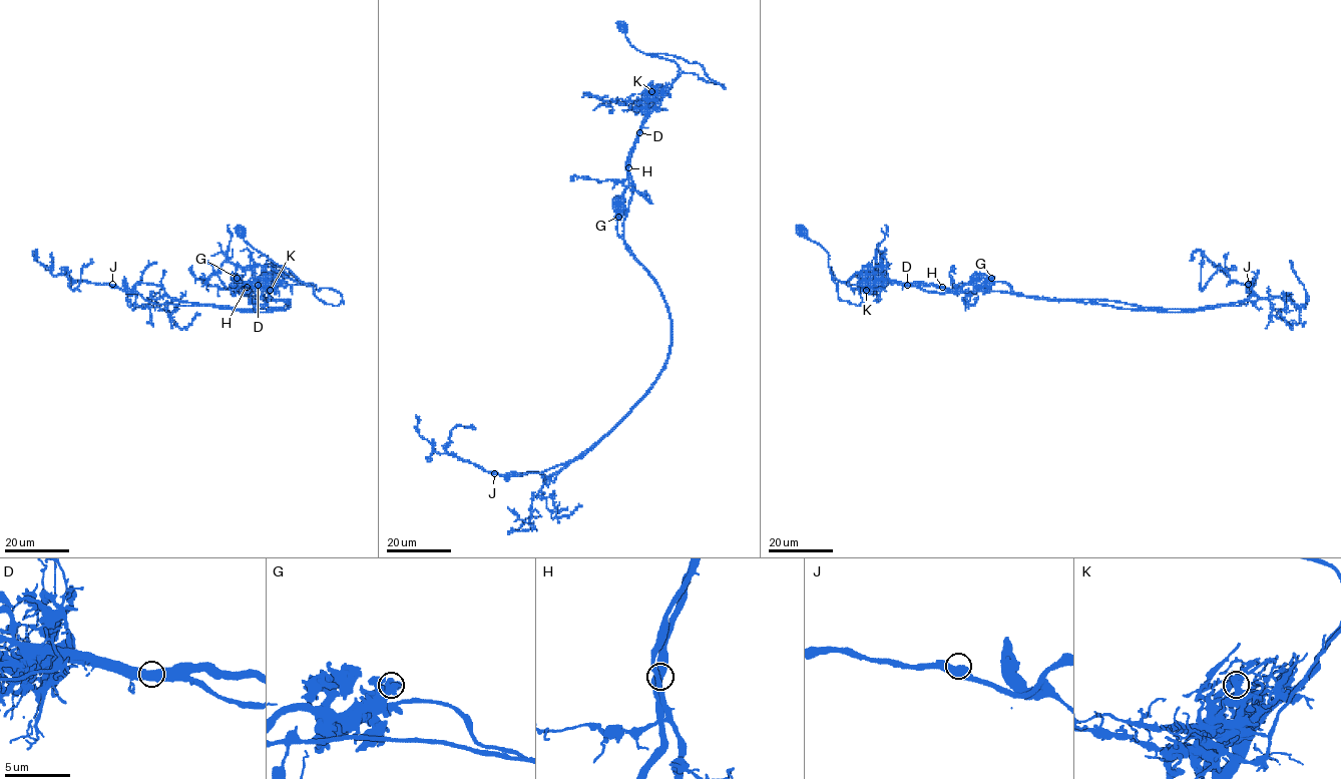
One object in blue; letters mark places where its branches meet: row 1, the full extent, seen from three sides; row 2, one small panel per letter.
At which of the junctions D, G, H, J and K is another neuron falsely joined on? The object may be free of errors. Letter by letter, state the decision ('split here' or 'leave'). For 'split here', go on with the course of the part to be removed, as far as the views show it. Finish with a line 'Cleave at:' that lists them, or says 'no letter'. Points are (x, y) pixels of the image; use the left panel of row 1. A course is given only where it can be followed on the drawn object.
D: split here; foreign part runs (258, 284), (247, 291), (235, 282), (248, 296), (289, 308), (150, 303), (124, 277)
G: leave
H: leave
J: leave
K: leave
Cleave at: D

